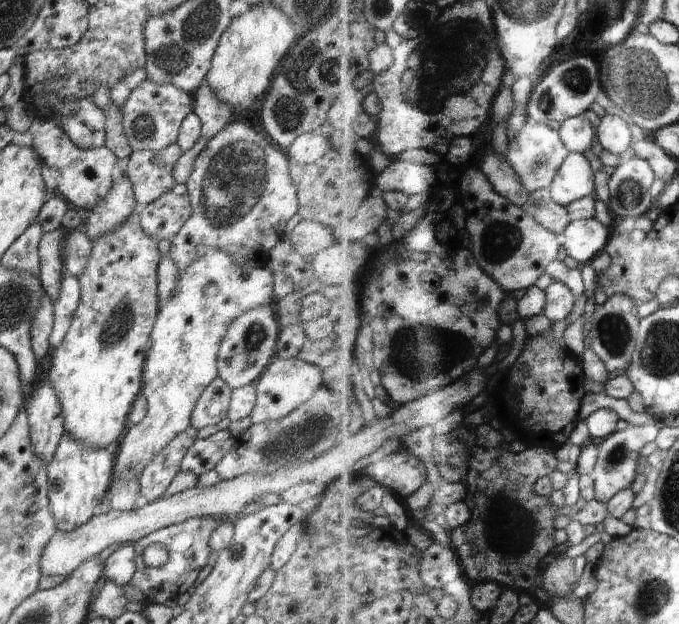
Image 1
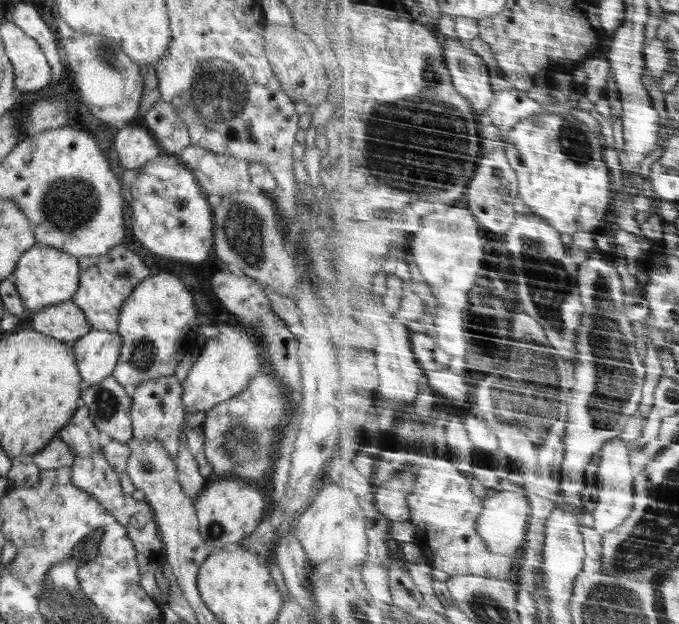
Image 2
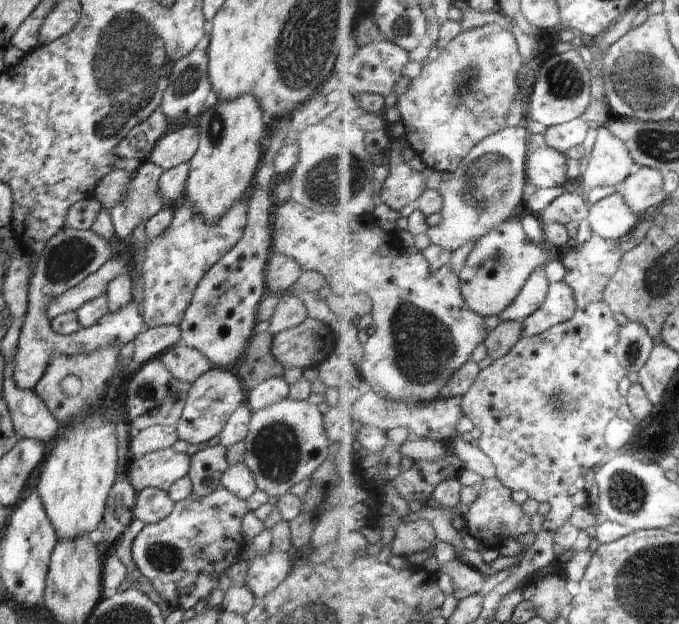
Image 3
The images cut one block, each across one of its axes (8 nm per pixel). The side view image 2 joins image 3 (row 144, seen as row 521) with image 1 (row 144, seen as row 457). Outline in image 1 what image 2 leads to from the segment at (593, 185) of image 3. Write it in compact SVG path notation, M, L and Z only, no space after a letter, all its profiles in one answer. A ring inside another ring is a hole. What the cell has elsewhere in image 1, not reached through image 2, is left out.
M608 114L604 116L600 128L598 128L598 136L600 142L604 144L604 148L612 150L612 152L624 152L630 148L632 144L632 130L628 126L628 122L618 114Z

